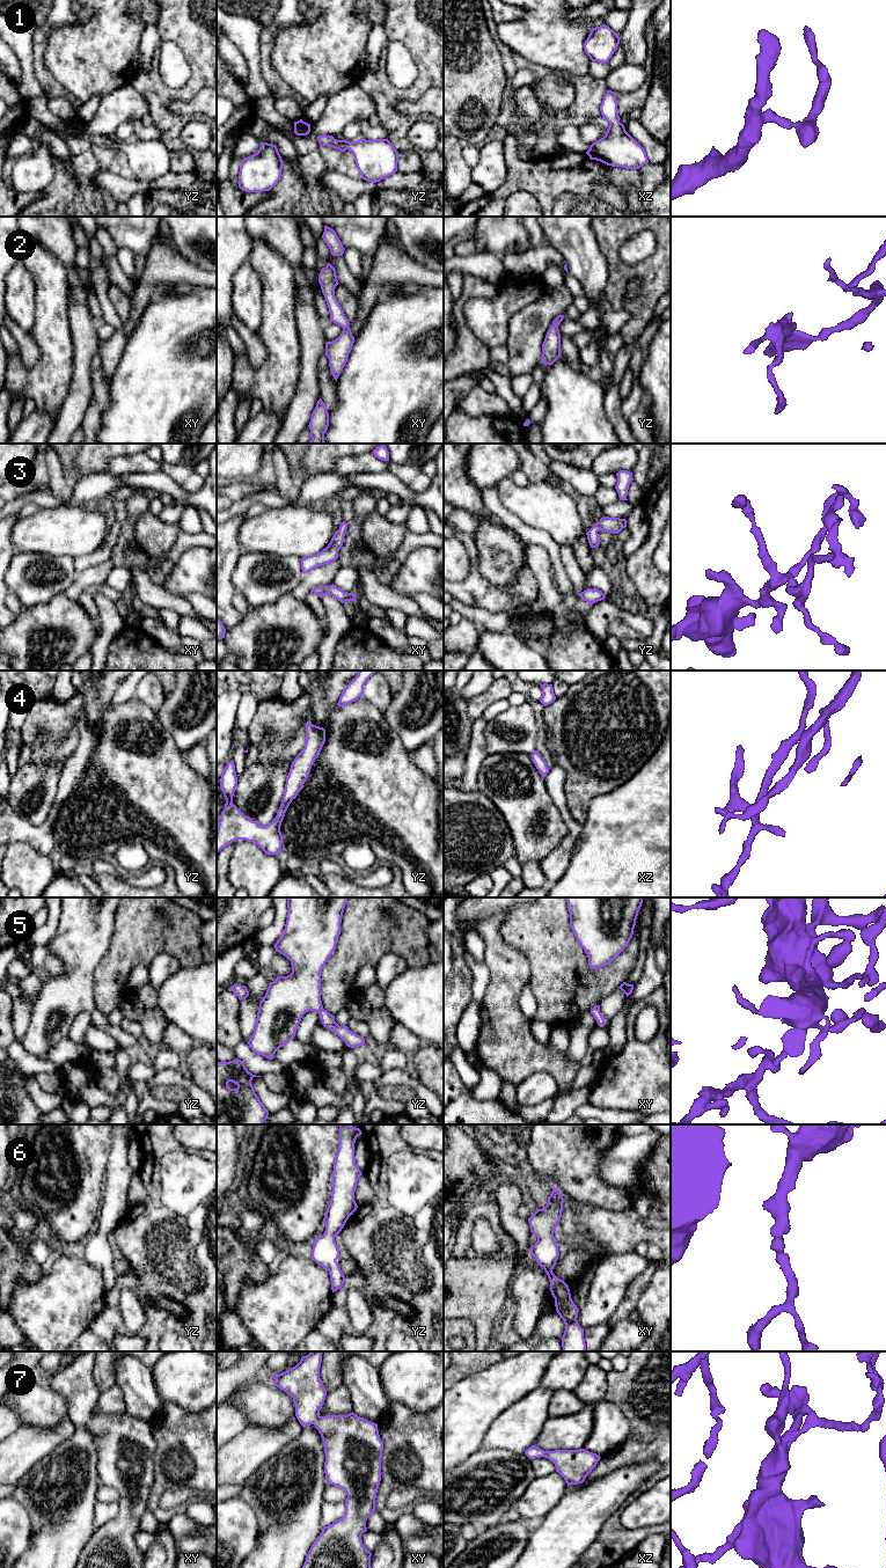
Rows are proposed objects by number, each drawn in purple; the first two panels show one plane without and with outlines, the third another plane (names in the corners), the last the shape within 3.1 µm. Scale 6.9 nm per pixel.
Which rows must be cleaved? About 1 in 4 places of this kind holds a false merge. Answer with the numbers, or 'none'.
none

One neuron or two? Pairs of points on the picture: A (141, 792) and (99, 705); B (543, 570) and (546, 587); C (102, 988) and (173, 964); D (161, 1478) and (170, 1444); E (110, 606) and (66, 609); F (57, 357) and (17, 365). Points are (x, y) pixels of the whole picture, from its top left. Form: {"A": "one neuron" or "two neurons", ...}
{"A": "one neuron", "B": "one neuron", "C": "two neurons", "D": "one neuron", "E": "two neurons", "F": "one neuron"}

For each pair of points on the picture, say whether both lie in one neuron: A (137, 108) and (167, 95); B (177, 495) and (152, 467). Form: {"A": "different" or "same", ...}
{"A": "different", "B": "different"}

